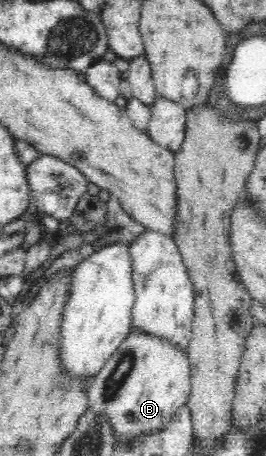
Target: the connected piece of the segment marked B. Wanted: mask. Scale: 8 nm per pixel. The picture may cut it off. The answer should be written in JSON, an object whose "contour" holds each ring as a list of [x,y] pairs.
{"contour":[[[131,332],[90,382],[87,388],[88,409],[94,411],[94,416],[108,416],[117,440],[133,439],[164,428],[172,415],[187,404],[191,388],[190,357],[187,349],[146,332]]]}

